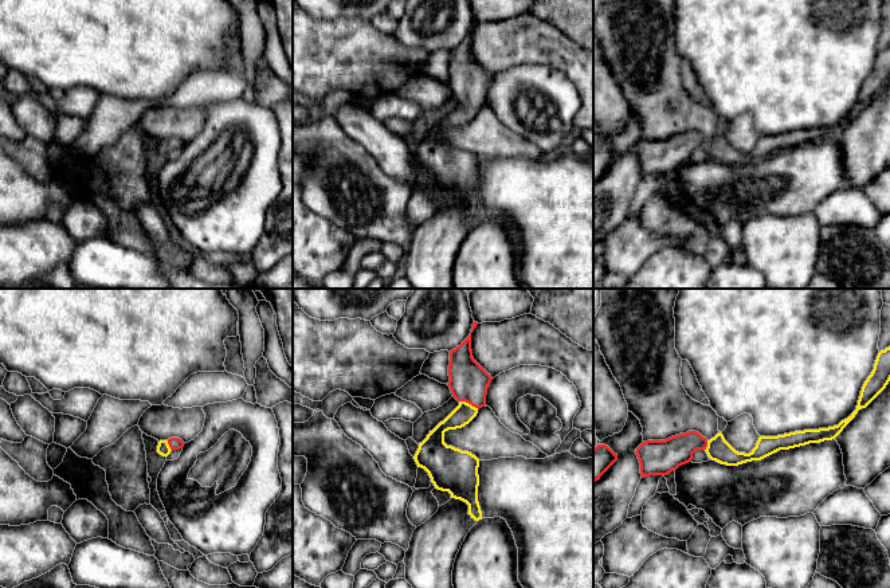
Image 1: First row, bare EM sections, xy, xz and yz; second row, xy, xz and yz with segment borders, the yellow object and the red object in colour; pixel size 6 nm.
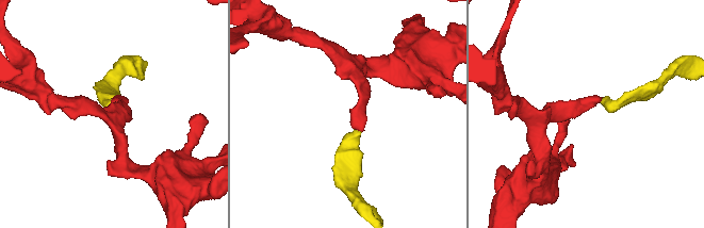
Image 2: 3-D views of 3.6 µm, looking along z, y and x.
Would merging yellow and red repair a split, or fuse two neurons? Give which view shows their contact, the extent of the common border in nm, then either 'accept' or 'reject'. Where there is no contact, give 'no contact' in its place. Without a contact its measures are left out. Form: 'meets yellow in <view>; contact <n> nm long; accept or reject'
meets yellow in xz; contact 130 nm long; accept

